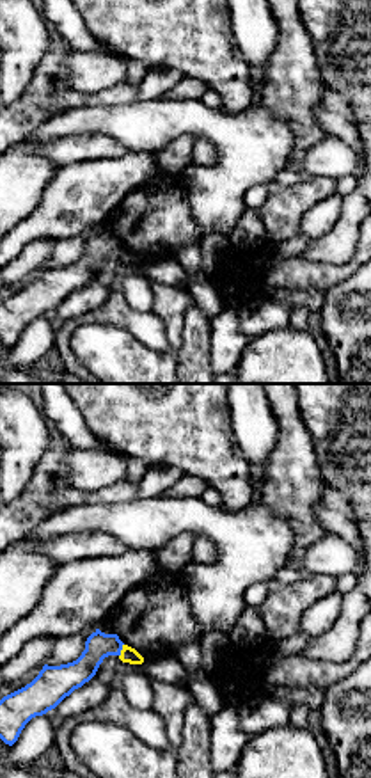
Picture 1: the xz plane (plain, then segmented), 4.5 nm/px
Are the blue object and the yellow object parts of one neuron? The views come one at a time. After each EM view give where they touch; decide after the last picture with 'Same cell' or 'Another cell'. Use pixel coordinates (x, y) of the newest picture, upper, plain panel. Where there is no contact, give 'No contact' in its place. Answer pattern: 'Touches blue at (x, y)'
Touches blue at (121, 251)

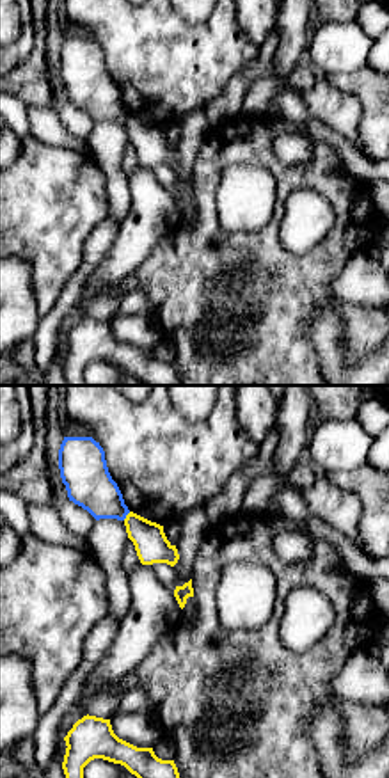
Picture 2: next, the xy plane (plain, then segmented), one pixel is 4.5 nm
Touches blue at (127, 116)

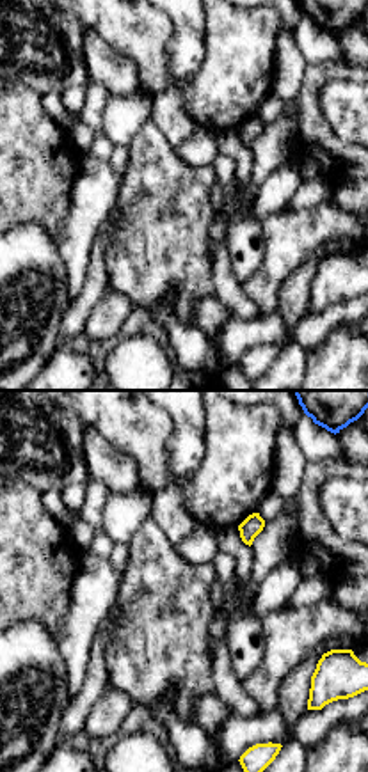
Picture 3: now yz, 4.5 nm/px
No contact

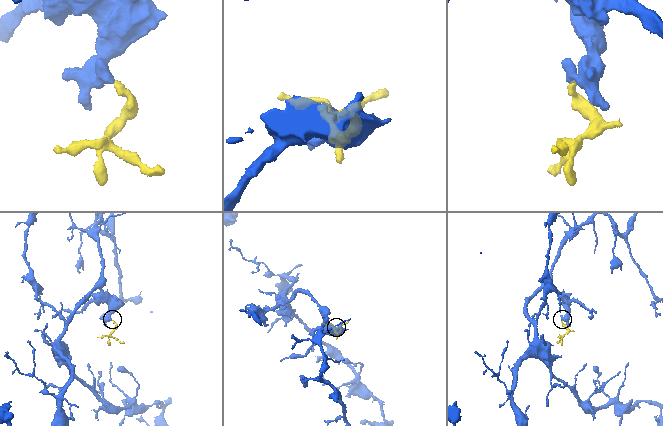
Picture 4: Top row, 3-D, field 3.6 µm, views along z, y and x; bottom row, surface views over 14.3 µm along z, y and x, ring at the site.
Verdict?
Another cell

